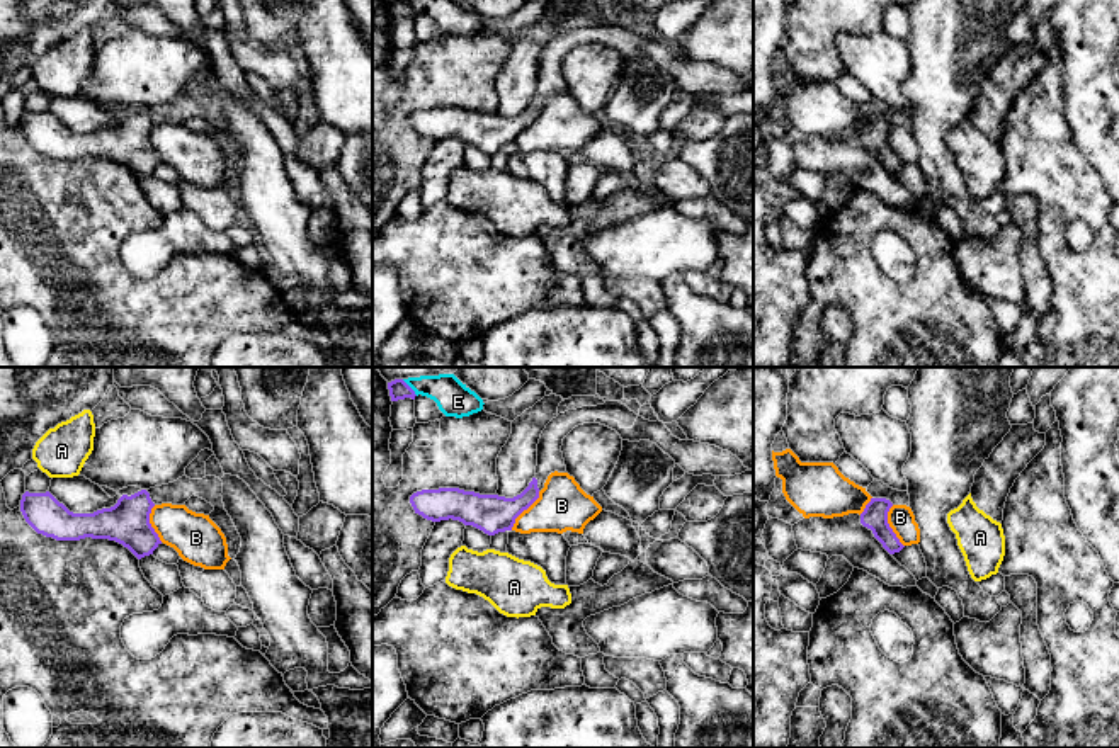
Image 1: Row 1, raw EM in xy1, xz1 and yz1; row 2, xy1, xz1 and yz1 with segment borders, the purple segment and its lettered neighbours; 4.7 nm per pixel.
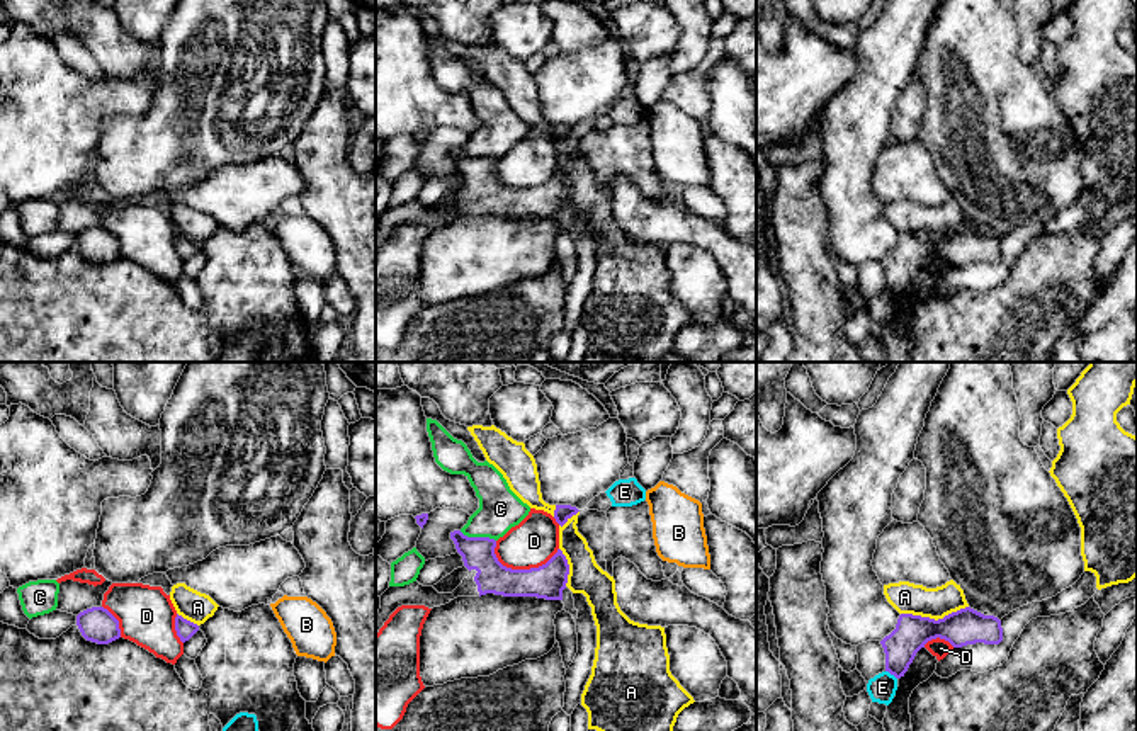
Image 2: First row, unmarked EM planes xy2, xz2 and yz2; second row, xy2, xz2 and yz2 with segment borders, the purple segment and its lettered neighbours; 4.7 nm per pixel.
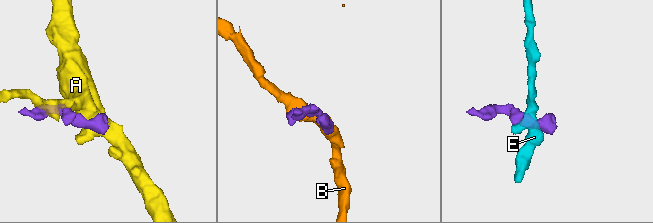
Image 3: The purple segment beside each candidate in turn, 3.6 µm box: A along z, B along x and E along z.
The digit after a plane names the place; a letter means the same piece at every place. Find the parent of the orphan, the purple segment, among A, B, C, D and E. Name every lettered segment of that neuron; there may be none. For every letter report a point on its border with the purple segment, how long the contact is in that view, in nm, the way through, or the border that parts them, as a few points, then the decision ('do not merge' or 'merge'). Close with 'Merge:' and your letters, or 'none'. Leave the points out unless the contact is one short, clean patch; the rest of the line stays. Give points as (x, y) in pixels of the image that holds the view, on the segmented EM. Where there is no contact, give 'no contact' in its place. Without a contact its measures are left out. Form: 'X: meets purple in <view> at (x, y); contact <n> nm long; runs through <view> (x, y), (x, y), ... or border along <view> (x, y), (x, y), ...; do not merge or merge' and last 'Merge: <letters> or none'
A: meets purple in yz2 at (933, 619); contact 320 nm long; border along yz2 (967, 606), (937, 619), (901, 614); do not merge
B: meets purple in yz1 at (888, 526); contact 200 nm long; border along yz1 (891, 505), (888, 526), (903, 546); do not merge
C: meets purple in xz2 at (478, 538); contact 180 nm long; border along xz2 (459, 531), (468, 536), (488, 536), (495, 541); do not merge
D: meets purple in xz2 at (526, 570); contact 320 nm long; do not merge
E: meets purple in yz2 at (891, 674); contact 70 nm long; border along yz2 (886, 670), (896, 679); do not merge
Merge: none

